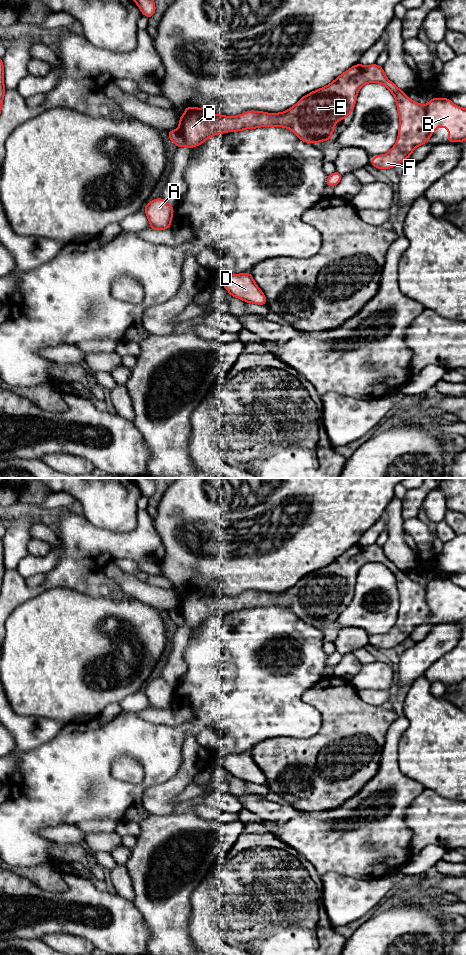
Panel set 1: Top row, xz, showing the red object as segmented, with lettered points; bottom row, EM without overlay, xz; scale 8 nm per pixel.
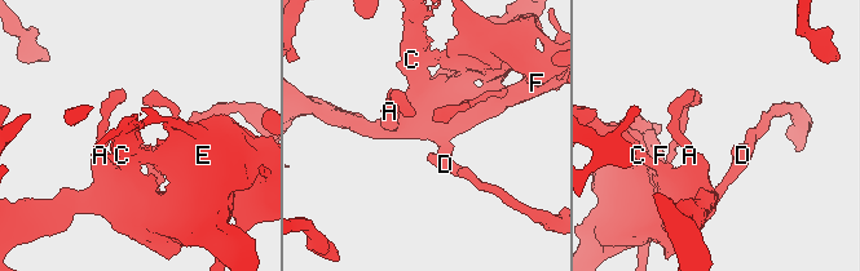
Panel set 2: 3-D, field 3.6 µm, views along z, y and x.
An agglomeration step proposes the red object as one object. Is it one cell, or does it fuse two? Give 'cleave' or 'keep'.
cleave

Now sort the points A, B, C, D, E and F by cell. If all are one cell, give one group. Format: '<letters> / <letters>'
A B D / C E F

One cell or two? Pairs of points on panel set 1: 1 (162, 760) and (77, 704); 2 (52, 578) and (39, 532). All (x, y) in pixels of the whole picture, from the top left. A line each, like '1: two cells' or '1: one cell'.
1: two cells
2: two cells

